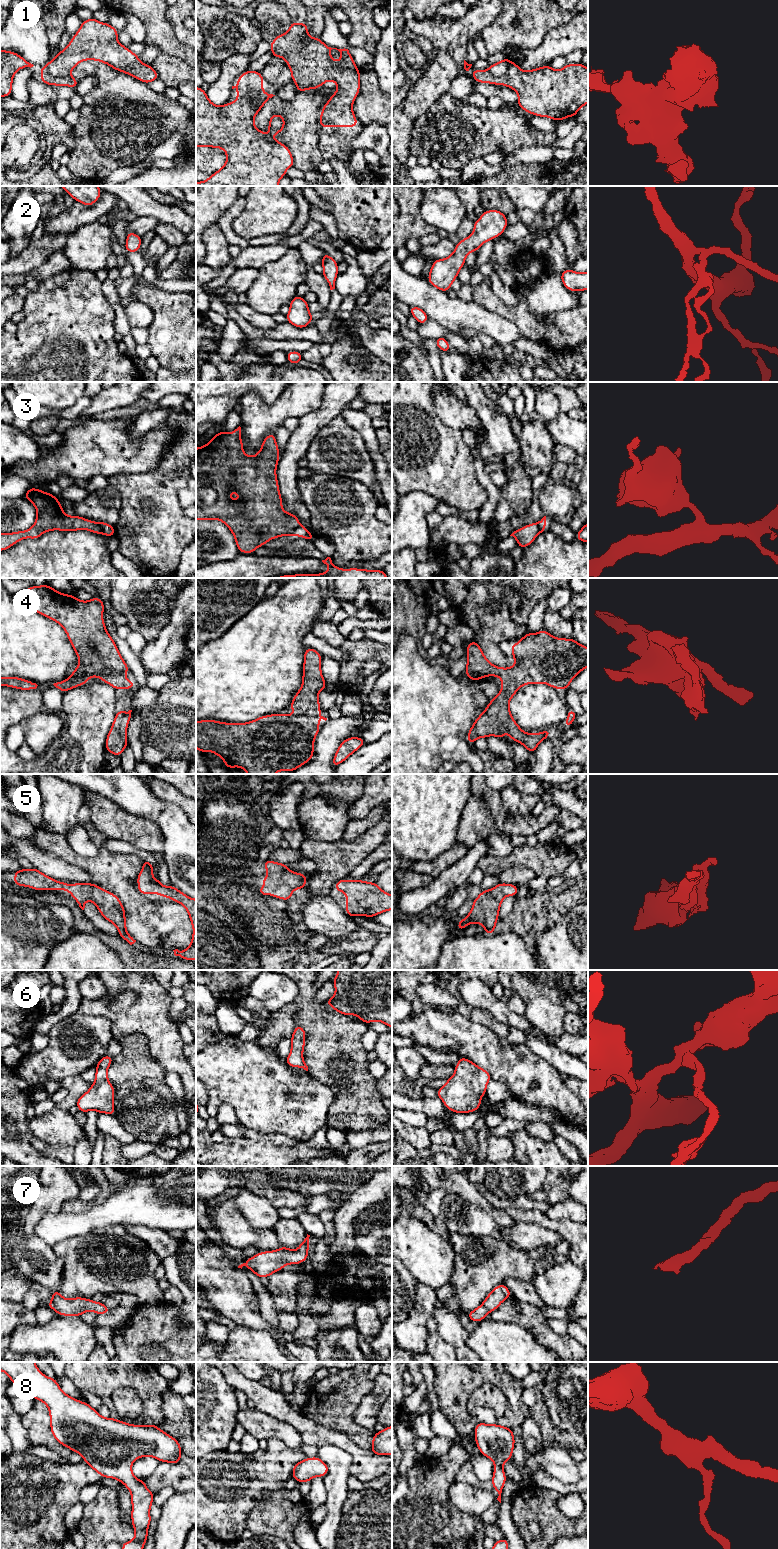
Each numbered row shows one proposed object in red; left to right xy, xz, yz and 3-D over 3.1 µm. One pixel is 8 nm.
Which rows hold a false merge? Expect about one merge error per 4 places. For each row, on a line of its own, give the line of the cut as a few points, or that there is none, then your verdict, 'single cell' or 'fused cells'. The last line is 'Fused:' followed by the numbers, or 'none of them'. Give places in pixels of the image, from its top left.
1: xz (247, 94), (247, 97), (253, 103), (259, 104), (261, 102) | fused cells
2: no cut | single cell
3: xy (96, 522), (103, 533) | fused cells
4: no cut | single cell
5: no cut | single cell
6: no cut | single cell
7: no cut | single cell
8: no cut | single cell
Fused: 1, 3

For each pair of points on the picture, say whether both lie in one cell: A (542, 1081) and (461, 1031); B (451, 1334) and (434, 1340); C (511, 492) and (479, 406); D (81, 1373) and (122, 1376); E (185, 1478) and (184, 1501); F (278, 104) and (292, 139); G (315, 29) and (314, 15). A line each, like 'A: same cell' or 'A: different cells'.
A: same cell
B: different cells
C: same cell
D: same cell
E: different cells
F: same cell
G: same cell

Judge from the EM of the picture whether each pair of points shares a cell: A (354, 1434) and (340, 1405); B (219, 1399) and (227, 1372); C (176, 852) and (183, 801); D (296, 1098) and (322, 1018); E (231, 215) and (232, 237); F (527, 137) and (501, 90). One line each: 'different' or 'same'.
A: same
B: different
C: different
D: different
E: same
F: different

